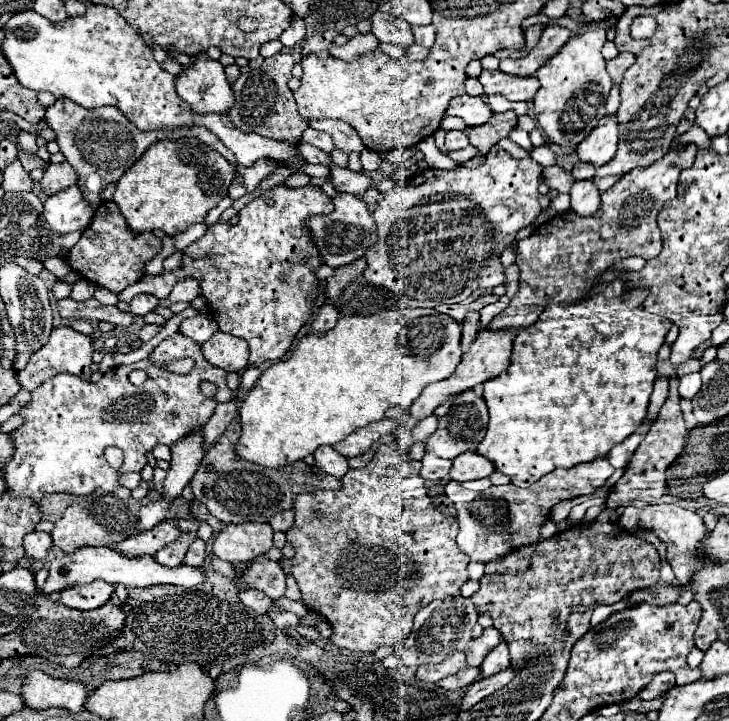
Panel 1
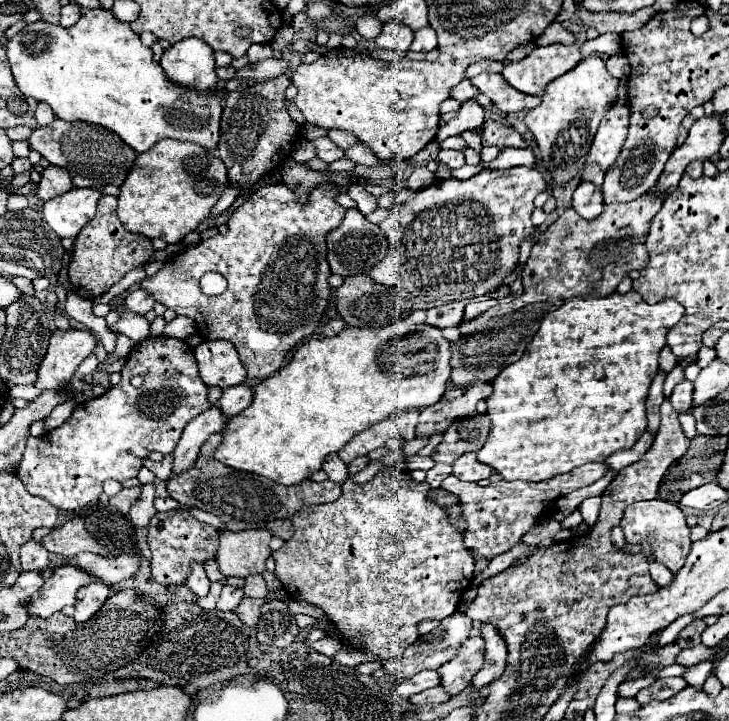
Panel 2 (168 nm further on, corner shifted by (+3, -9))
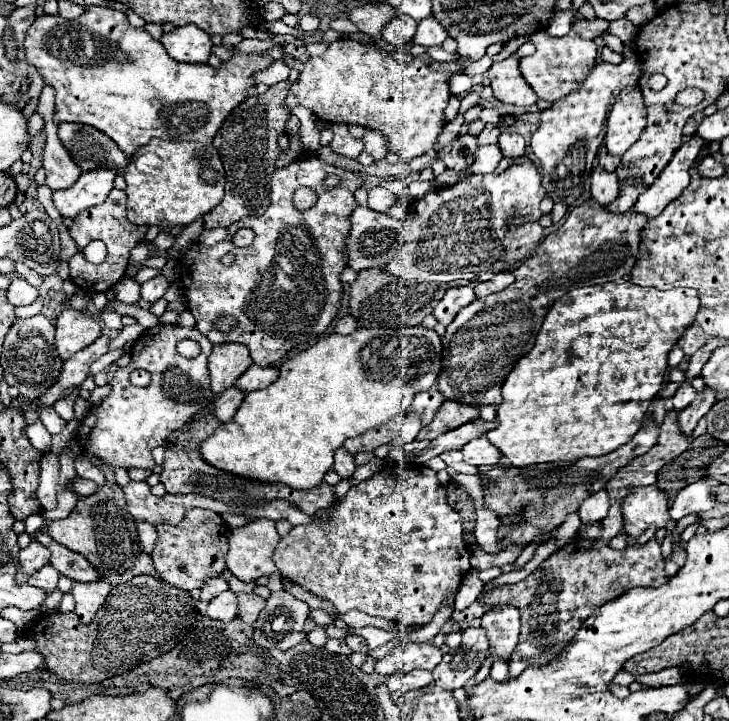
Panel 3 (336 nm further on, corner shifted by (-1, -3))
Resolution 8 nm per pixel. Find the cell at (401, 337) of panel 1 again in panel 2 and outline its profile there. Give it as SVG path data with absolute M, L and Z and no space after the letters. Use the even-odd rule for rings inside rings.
M393 323L377 329L345 327L337 337L303 343L289 365L255 385L253 403L227 423L223 429L223 443L217 447L215 457L233 469L257 473L281 485L293 485L321 469L323 459L329 453L341 451L359 431L365 431L397 411L425 409L437 403L451 379L453 343L433 325L419 325L413 327L413 331L403 325L405 323Z

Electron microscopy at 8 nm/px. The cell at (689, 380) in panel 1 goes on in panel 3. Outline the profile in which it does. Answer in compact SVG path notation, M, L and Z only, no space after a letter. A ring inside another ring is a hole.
M681 385L679 387L679 391L673 395L673 405L675 405L675 409L677 411L681 411L681 409L685 409L693 399L695 399L695 389L691 387L691 385Z

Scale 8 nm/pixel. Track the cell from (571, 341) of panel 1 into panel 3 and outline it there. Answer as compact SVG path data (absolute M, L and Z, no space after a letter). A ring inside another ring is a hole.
M631 281L625 283L603 283L603 285L593 285L593 287L579 287L579 289L571 289L567 295L563 295L561 299L557 299L553 303L553 307L549 309L541 331L537 335L537 341L533 345L533 349L519 359L519 363L515 365L515 369L509 373L509 377L505 379L503 387L501 387L501 395L503 395L503 403L497 409L497 427L491 429L487 433L487 439L503 453L503 457L513 465L513 467L523 467L523 465L531 465L531 463L543 463L543 461L561 461L561 459L577 459L577 457L597 457L597 455L607 455L611 451L615 451L617 447L629 443L635 433L641 429L641 421L643 415L649 407L649 403L655 399L657 391L663 385L663 377L667 373L667 355L669 351L675 347L675 343L679 341L679 337L683 335L685 329L689 329L689 325L693 325L695 315L699 311L699 297L697 291L691 287L675 287L675 289L655 289L655 287L641 287L635 285Z

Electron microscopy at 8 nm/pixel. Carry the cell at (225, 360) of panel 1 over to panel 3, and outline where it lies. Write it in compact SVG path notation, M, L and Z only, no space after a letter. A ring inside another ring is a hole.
M239 343L227 345L213 345L209 355L209 375L211 375L211 389L219 395L227 387L231 387L245 369L253 363L249 349Z

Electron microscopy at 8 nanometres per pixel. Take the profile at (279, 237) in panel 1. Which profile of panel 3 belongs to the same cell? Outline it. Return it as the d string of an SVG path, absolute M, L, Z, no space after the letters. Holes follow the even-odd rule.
M305 155L295 161L291 161L287 167L279 167L273 173L271 179L271 205L261 217L243 217L241 221L233 223L227 229L227 237L213 245L207 247L203 243L193 243L187 253L181 259L181 283L187 299L187 307L193 313L197 321L197 329L213 343L243 343L249 347L251 357L257 365L273 365L281 361L291 349L303 347L303 345L313 345L321 333L327 331L331 321L337 317L339 307L341 307L341 295L343 295L343 285L341 285L341 271L347 267L347 255L345 255L345 239L351 231L351 213L357 207L357 201L353 197L355 189L363 185L363 177L359 173L339 169L333 165L327 165L321 157L317 155ZM327 175L337 175L339 185L329 189L325 187L325 177ZM299 187L311 187L319 195L317 203L307 209L299 211L293 205L293 193ZM241 227L251 227L255 231L255 239L251 247L239 249L231 243L231 237L237 229ZM233 253L235 261L231 267L225 267L221 263L221 257ZM219 315L233 315L239 325L231 333L219 333L213 327L215 317Z

